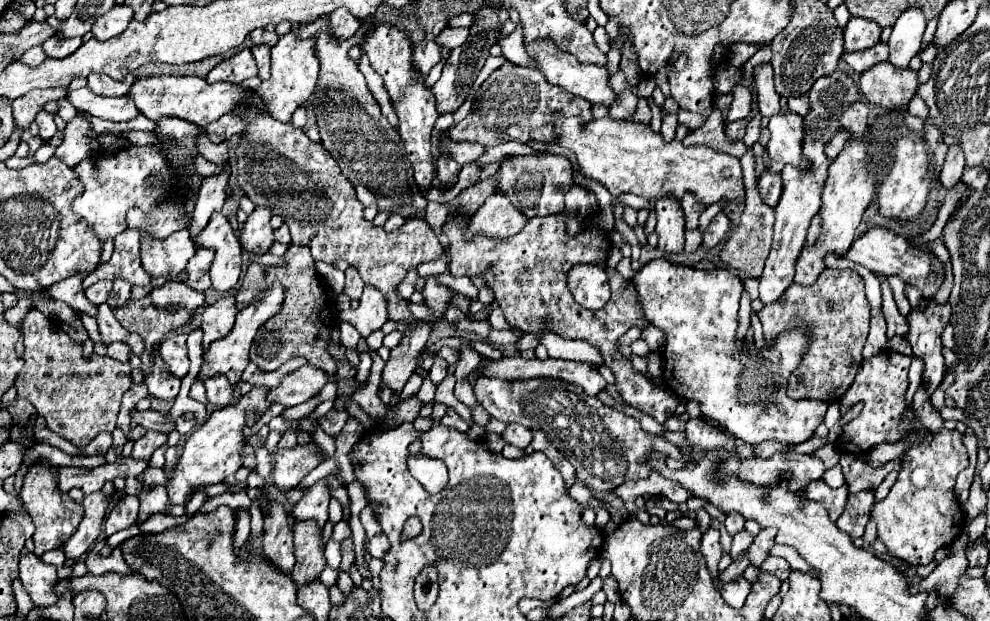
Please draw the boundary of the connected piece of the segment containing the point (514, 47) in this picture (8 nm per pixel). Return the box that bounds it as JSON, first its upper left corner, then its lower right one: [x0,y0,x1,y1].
[498,25,538,69]

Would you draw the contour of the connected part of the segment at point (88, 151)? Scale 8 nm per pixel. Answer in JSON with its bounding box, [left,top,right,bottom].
[54,113,100,167]

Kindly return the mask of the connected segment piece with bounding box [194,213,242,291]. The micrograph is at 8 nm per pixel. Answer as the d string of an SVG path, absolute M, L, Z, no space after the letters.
M222 213L212 215L208 221L208 227L196 235L194 243L198 247L214 249L216 257L210 267L210 279L212 287L216 291L230 291L236 287L240 277L240 265L242 265L242 247L238 237L234 235L228 219Z

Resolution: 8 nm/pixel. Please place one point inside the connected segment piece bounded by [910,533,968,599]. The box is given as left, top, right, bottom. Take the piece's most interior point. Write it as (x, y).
(945, 577)

